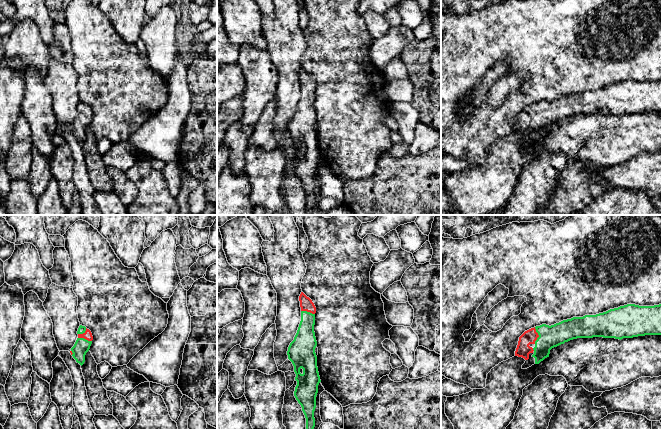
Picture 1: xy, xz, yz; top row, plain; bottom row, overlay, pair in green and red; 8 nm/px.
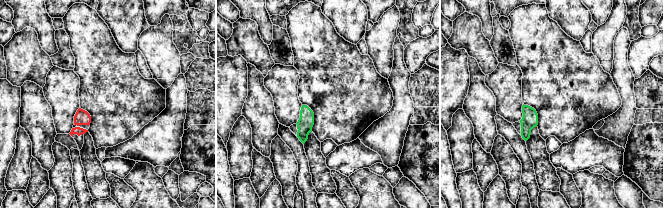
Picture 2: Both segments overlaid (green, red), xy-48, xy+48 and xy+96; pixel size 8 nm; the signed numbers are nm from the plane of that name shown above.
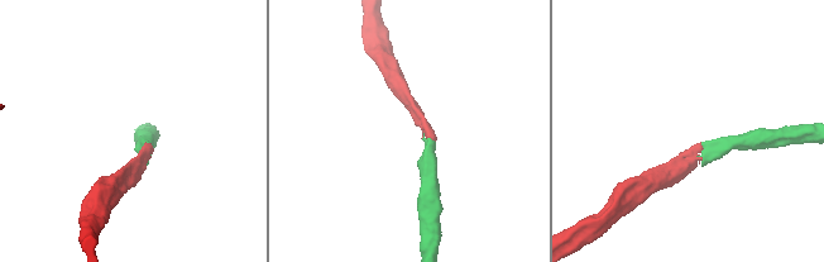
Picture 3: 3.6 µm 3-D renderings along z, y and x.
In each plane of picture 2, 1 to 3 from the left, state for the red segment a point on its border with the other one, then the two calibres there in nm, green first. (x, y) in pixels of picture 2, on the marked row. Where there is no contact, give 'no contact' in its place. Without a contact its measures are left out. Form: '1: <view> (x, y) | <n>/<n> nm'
1: no contact
2: no contact
3: no contact

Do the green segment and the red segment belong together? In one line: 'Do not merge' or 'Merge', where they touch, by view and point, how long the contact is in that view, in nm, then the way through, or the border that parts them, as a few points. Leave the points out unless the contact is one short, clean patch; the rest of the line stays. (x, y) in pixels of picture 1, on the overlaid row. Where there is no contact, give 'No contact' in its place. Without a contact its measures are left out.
Merge. Touches green at yz (538, 334). Shared border 140 nm. Path across: yz (552, 336), (538, 334), (523, 349)

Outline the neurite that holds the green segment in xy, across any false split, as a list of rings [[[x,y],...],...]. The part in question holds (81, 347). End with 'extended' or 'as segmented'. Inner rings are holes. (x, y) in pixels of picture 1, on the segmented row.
[[[80,325],[77,331],[78,338],[71,348],[71,355],[81,366],[85,362],[85,355],[89,351],[92,344],[93,336],[89,329]]] | extended

